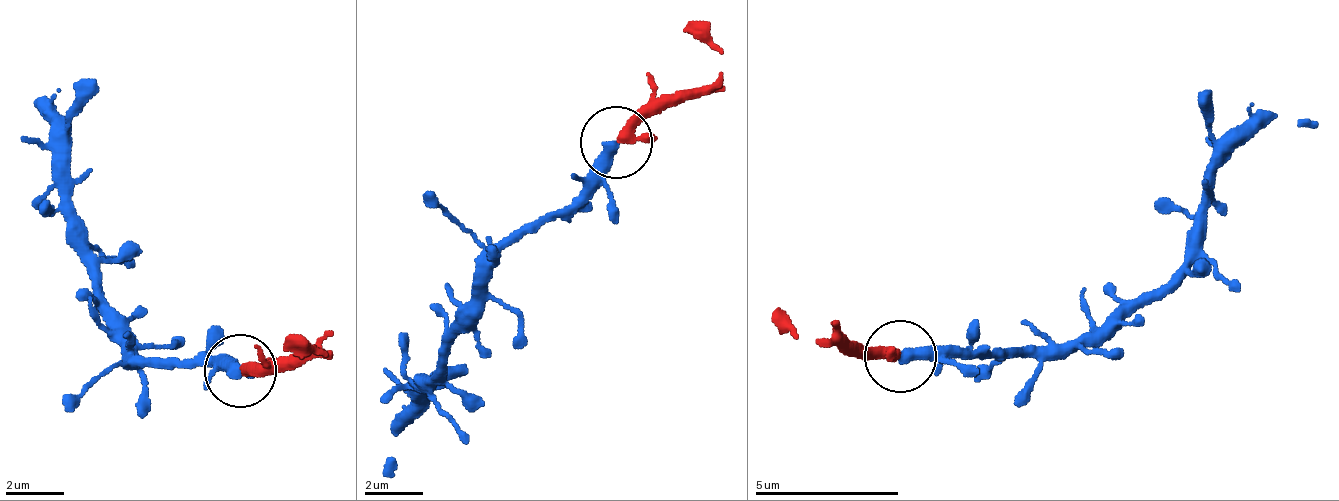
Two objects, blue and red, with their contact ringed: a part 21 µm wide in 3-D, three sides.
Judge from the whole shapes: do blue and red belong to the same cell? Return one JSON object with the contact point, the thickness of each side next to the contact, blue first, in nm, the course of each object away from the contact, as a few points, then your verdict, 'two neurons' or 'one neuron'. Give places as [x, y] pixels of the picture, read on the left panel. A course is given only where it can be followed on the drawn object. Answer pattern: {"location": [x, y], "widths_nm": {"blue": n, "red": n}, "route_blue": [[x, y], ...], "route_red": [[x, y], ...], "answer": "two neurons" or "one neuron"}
{"location": [240, 370], "widths_nm": {"blue": 440, "red": 300}, "route_blue": [[238, 372], [136, 356], [137, 340], [79, 252], [67, 171], [52, 129], [35, 102]], "route_red": [[238, 365], [296, 366], [327, 350], [324, 354], [284, 337]], "answer": "one neuron"}

